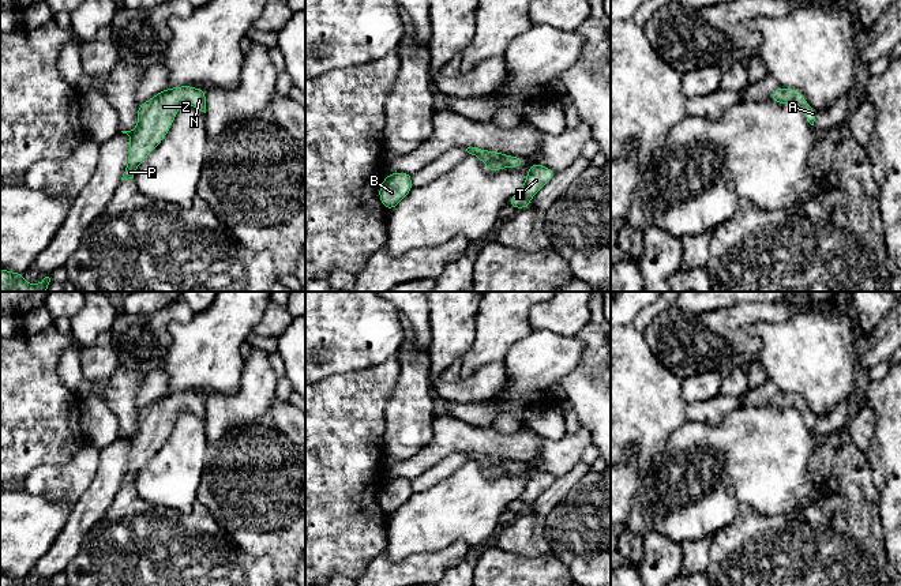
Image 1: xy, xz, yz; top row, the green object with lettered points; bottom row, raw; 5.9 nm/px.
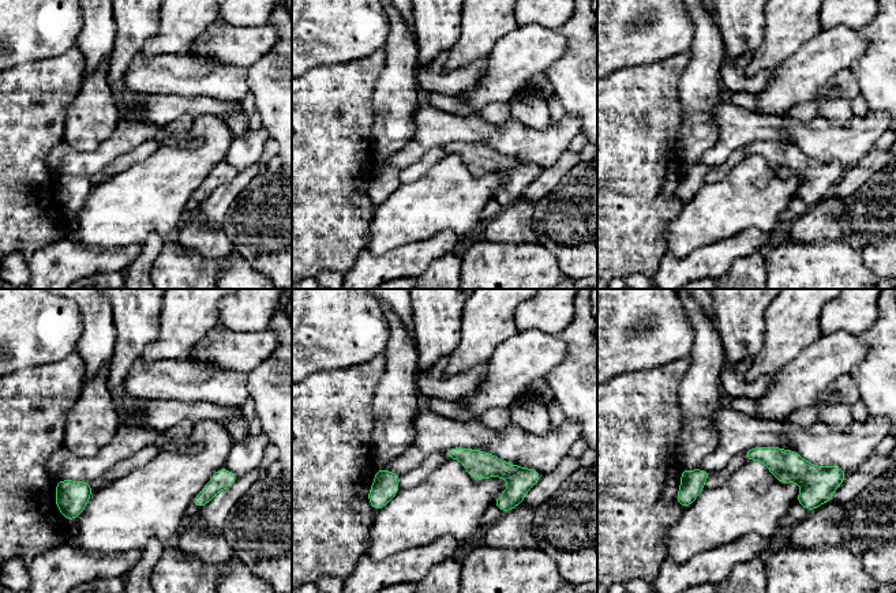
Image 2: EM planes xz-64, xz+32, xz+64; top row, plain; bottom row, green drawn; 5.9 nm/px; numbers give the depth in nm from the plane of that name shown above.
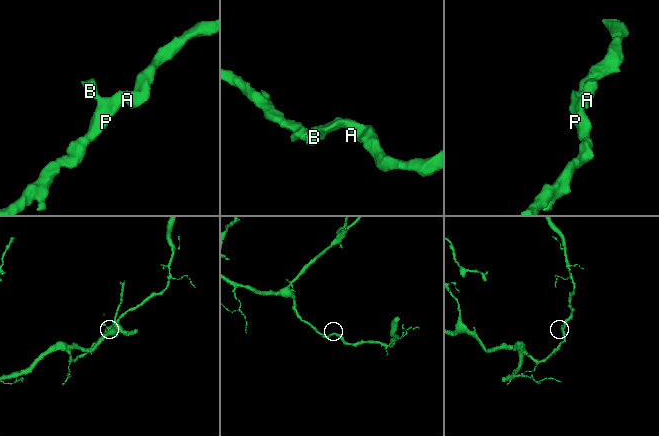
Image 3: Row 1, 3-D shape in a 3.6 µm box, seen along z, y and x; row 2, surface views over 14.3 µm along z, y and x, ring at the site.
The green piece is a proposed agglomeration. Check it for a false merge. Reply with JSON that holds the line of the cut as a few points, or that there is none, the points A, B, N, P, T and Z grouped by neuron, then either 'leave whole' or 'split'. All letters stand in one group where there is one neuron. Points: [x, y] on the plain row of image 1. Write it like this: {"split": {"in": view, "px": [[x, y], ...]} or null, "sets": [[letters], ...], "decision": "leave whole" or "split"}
{"split": null, "sets": [["A", "B", "N", "P", "T", "Z"]], "decision": "leave whole"}

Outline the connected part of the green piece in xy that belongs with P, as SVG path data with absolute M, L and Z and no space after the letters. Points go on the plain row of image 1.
M192 391L166 394L139 409L136 432L132 436L121 436L131 446L121 485L134 484L138 472L164 446L185 407L206 418L206 398Z

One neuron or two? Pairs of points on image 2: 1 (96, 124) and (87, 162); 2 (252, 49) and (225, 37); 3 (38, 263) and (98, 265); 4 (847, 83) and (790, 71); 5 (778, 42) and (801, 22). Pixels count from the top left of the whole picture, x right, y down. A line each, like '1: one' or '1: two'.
1: two
2: one
3: one
4: two
5: one

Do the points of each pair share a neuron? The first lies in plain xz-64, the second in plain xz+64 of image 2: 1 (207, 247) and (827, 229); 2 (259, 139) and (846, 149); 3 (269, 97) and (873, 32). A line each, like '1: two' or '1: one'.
1: one
2: one
3: one

